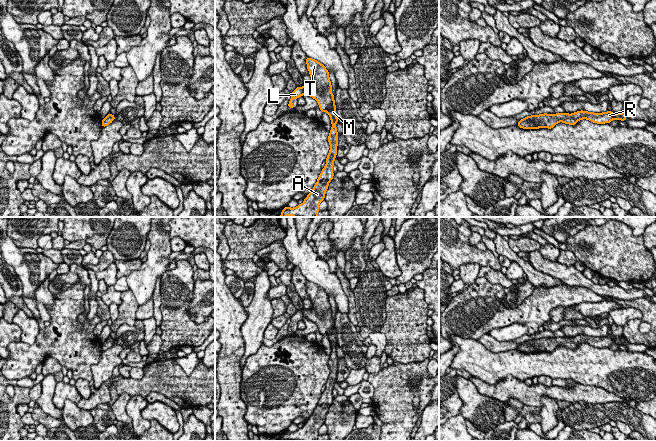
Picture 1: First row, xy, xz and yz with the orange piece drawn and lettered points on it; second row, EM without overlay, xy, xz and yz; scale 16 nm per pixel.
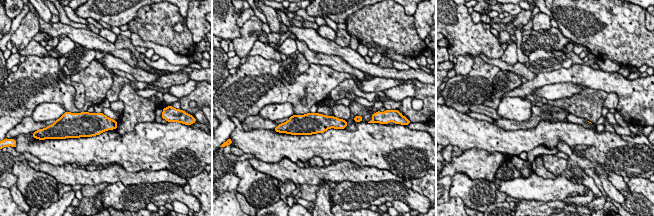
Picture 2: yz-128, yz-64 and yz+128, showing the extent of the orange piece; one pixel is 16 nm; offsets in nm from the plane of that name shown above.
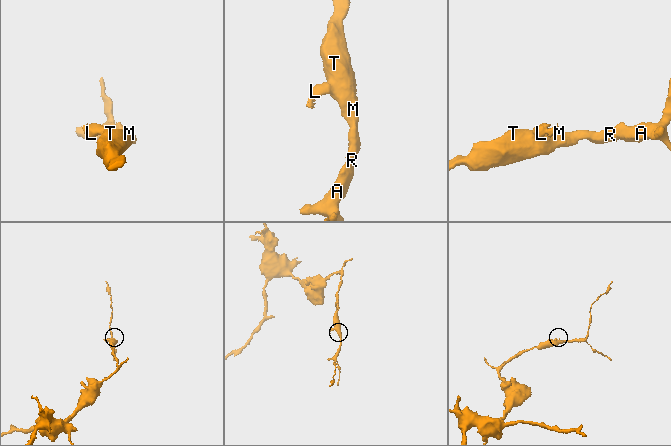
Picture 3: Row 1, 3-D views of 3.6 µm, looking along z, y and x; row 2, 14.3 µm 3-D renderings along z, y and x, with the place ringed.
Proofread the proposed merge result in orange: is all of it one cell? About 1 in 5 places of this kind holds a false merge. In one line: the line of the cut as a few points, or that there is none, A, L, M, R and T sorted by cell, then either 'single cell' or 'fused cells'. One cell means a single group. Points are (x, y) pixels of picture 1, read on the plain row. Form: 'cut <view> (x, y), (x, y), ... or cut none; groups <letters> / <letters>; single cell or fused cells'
cut none; groups A L M R T; single cell

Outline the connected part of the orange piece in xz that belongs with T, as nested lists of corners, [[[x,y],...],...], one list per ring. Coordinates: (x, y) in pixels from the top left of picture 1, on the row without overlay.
[[[307,281],[306,287],[313,306],[311,309],[297,311],[293,316],[291,316],[291,323],[289,324],[288,331],[295,332],[291,325],[294,322],[298,323],[304,318],[307,318],[318,326],[320,334],[328,337],[332,347],[332,352],[328,360],[330,375],[326,382],[325,391],[322,392],[314,412],[304,423],[304,426],[294,432],[288,430],[285,431],[280,438],[281,441],[318,441],[318,430],[324,424],[328,409],[334,400],[333,389],[337,379],[338,369],[338,356],[336,352],[338,342],[336,338],[334,319],[332,318],[329,296],[324,289],[315,283]]]

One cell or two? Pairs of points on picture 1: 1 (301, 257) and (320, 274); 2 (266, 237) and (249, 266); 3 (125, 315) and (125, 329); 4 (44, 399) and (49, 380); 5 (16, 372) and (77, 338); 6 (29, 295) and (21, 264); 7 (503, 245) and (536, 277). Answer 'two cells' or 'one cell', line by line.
1: one cell
2: one cell
3: two cells
4: one cell
5: one cell
6: one cell
7: one cell

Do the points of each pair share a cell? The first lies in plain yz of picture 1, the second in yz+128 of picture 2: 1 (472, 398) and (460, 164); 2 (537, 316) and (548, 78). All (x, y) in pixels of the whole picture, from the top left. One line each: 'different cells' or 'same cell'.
1: different cells
2: same cell

